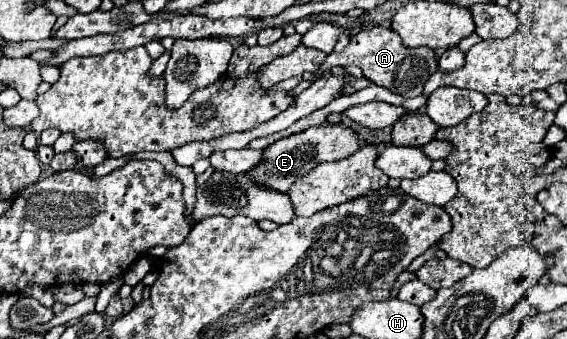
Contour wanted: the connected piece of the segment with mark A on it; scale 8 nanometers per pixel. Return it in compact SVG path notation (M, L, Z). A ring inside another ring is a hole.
M370 27L370 29L362 29L360 33L356 33L350 39L350 45L342 51L342 53L330 53L324 61L324 65L316 71L316 77L322 75L322 71L330 69L332 65L358 65L362 69L362 73L376 85L382 85L386 89L390 89L392 93L398 93L402 97L416 97L422 93L424 81L436 71L438 63L436 63L436 55L432 49L428 47L416 47L416 49L408 49L402 45L400 37L396 31L388 29L388 27Z

